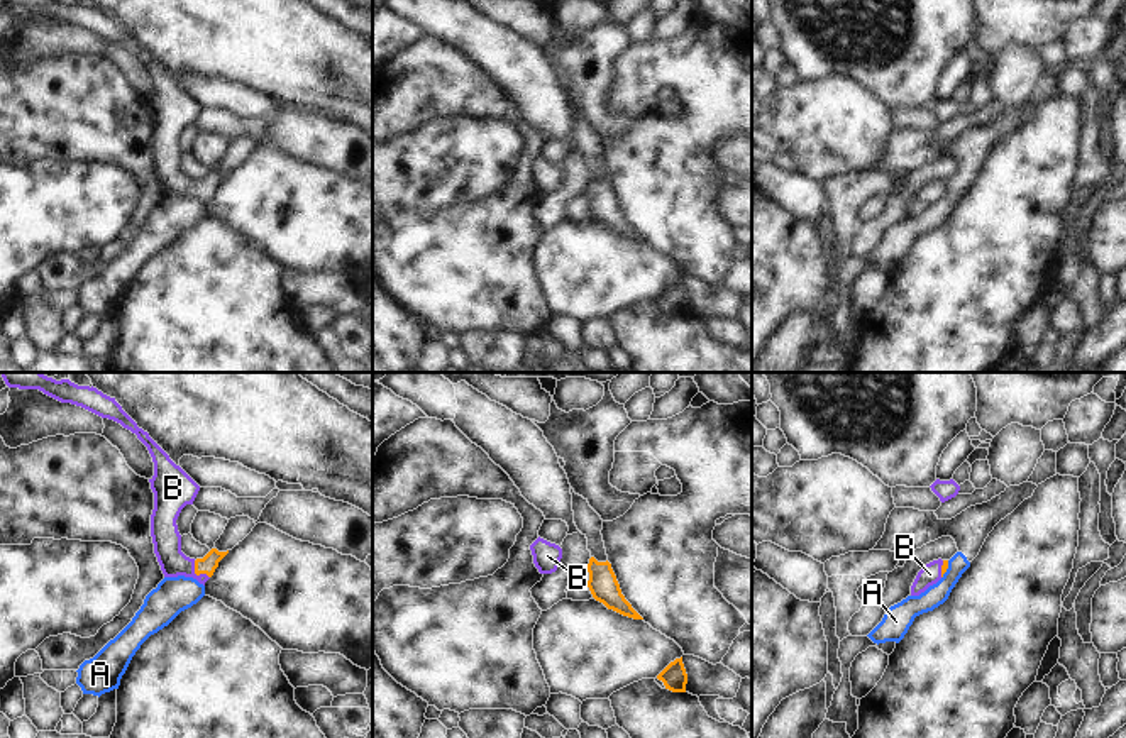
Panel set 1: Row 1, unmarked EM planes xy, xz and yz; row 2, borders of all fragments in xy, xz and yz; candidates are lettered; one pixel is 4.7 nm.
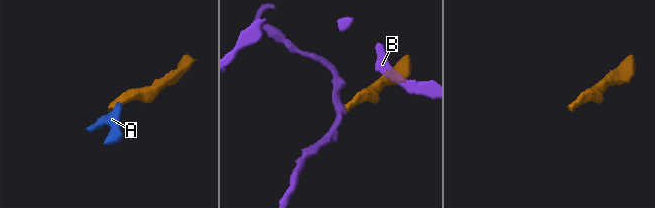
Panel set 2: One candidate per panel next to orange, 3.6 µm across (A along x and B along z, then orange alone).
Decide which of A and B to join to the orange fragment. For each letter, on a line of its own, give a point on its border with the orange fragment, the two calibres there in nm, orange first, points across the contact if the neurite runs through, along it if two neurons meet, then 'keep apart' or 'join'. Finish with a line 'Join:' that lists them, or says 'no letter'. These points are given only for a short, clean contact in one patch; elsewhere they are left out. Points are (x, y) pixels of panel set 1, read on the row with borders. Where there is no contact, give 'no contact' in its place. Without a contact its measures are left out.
A: yz (947, 567) | 30/100 nm | along yz (949, 561), (942, 578) | keep apart
B: xy (197, 574) | 80/140 nm | across xy (207, 566), (197, 574), (168, 547), (166, 539) | join
Join: B

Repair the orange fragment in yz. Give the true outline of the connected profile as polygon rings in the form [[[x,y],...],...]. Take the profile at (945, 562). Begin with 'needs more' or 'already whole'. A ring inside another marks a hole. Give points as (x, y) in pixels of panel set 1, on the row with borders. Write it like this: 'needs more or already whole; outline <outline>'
needs more; outline [[[933,560],[926,564],[916,576],[913,586],[911,586],[911,596],[919,596],[925,592],[930,586],[936,584],[943,574],[948,569],[948,560]]]

